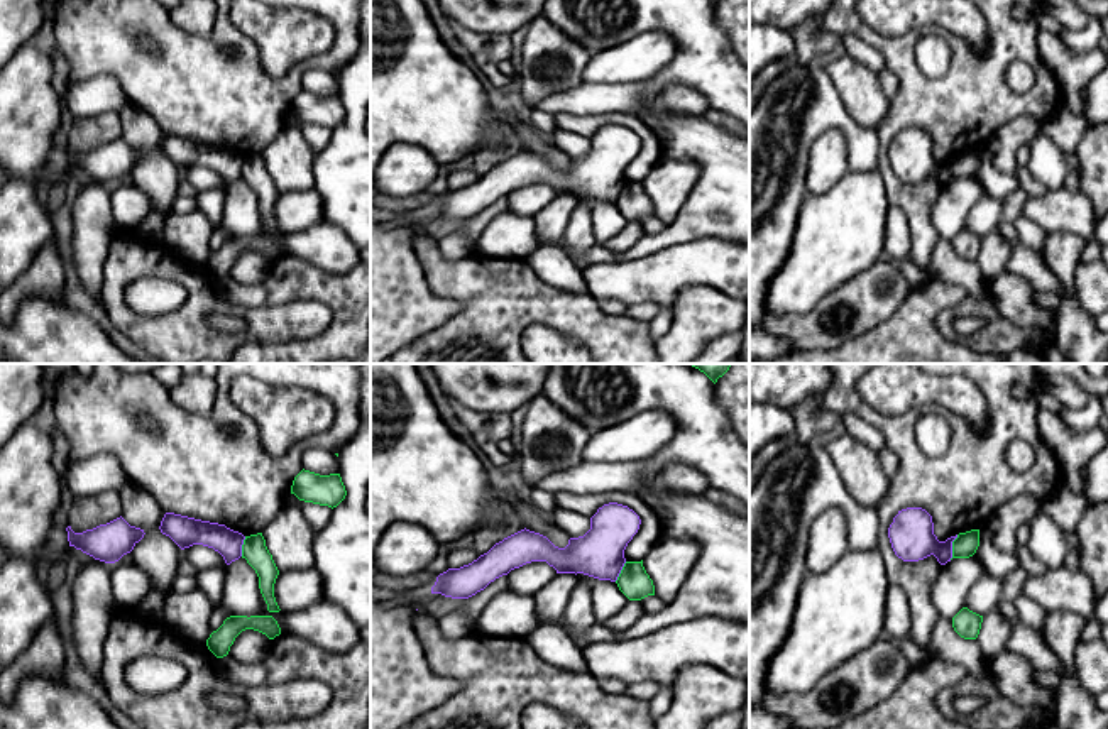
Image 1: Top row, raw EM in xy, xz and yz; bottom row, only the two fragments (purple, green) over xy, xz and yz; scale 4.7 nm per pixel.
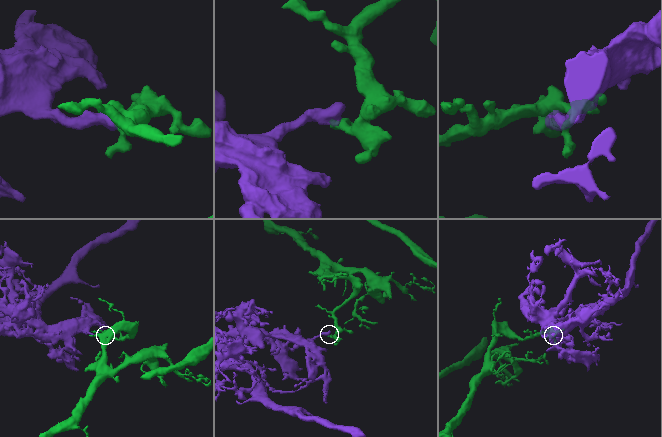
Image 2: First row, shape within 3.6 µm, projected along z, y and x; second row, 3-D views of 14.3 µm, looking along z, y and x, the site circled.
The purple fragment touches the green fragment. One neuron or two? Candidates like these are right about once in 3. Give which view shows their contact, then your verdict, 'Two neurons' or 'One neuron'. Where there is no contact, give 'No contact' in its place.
Touches purple in yz. Two neurons

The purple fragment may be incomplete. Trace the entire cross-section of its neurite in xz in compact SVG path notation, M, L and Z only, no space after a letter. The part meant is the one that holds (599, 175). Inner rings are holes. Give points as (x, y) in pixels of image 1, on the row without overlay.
M609 123L590 139L590 151L584 157L570 159L565 169L524 149L496 164L472 184L440 195L431 215L469 220L496 200L531 183L546 183L557 195L584 195L616 203L626 184L624 171L639 145L641 140L633 130Z

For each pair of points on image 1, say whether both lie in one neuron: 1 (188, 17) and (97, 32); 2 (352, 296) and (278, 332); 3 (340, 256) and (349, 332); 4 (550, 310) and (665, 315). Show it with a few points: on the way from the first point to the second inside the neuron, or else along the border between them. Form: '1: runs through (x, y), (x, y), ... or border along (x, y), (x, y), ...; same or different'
1: border along (170, 17), (193, 34), (207, 36), (212, 31); different
2: border along (290, 301), (322, 301), (330, 310), (330, 325); different
3: border along (305, 259), (332, 273), (352, 269); different
4: border along (648, 323), (653, 344); different

